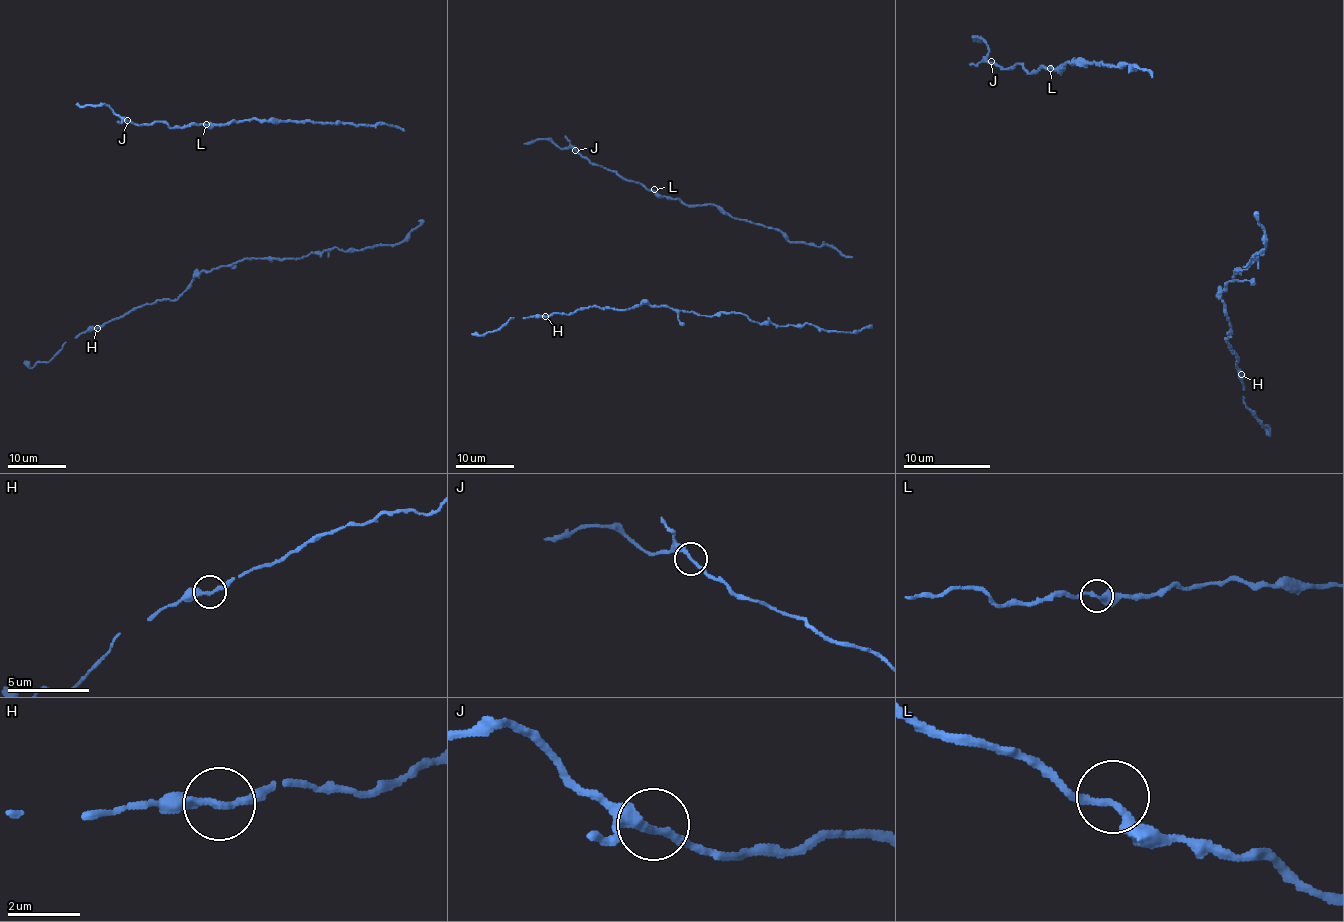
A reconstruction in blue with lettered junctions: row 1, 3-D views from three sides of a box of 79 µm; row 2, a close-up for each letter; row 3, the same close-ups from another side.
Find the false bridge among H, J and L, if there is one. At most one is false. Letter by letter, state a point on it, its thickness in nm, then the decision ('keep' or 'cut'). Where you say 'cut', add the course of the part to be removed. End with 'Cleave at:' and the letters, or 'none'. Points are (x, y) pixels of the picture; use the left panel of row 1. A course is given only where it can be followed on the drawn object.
H: place (97, 328); calibre 240 nm; keep
J: place (127, 120); calibre 260 nm; keep
L: place (206, 124); calibre 220 nm; keep
Cleave at: none

